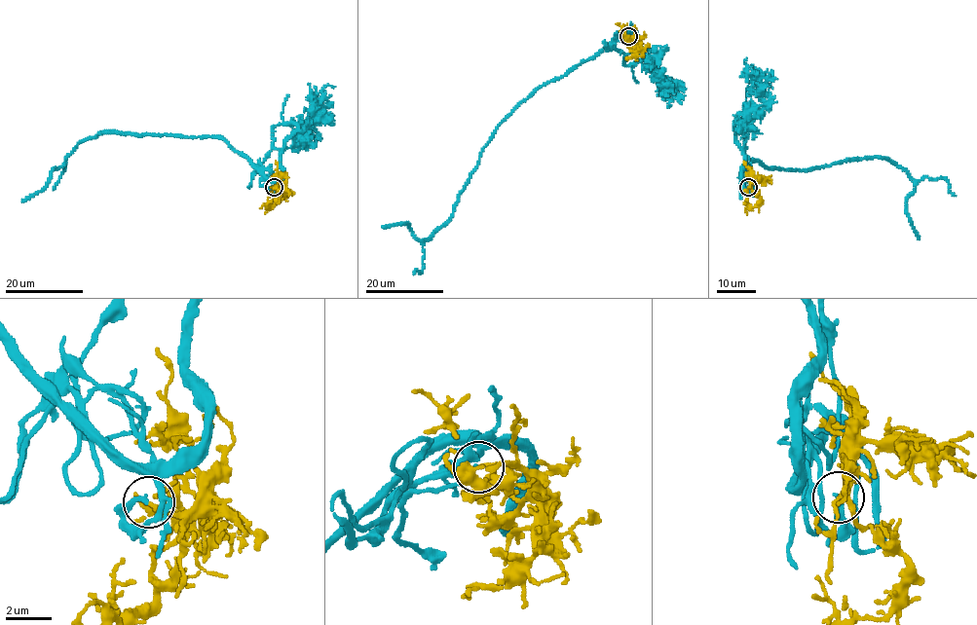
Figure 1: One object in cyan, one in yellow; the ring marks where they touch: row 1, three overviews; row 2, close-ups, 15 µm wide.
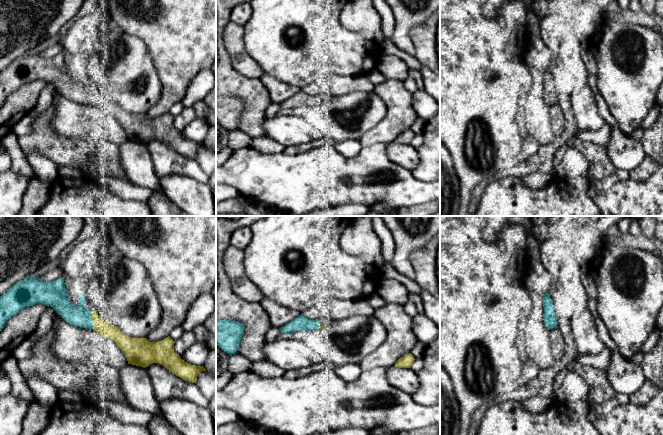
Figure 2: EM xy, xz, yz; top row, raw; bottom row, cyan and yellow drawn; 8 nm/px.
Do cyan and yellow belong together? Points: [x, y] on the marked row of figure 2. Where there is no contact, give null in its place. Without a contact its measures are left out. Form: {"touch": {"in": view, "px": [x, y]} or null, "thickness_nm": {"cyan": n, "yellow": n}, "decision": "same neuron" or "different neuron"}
{"touch": {"in": "xy", "px": [91, 319]}, "thickness_nm": {"cyan": 160, "yellow": 110}, "decision": "same neuron"}

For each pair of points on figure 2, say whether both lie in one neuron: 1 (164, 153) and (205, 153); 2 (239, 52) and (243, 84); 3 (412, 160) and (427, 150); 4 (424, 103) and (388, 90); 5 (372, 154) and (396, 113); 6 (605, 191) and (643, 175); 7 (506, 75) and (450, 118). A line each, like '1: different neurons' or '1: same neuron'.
1: different neurons
2: different neurons
3: different neurons
4: different neurons
5: different neurons
6: different neurons
7: same neuron

